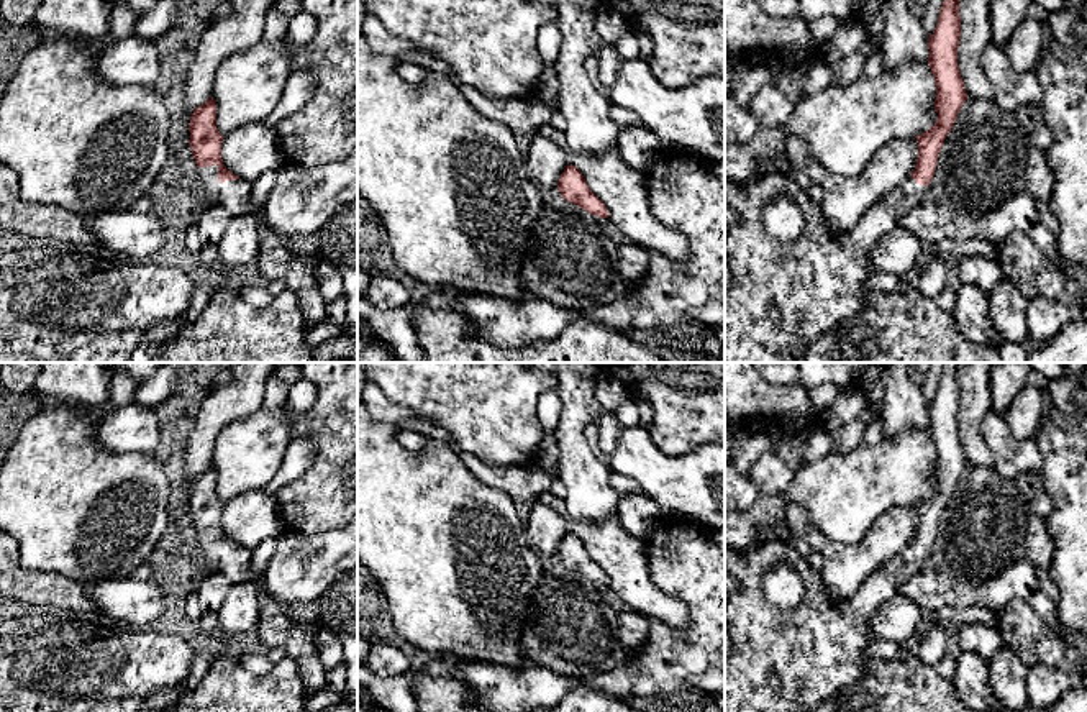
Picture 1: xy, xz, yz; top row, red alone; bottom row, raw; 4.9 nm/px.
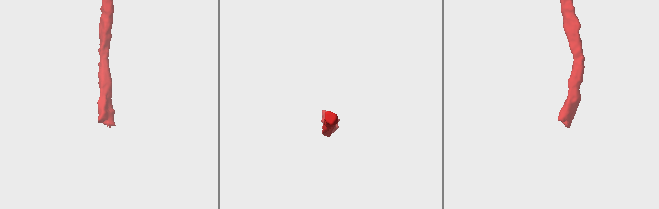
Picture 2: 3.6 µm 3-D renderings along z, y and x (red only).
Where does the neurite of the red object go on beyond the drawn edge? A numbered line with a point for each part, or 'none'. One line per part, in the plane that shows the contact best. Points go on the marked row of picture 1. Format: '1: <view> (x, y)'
1: xy (292, 260)

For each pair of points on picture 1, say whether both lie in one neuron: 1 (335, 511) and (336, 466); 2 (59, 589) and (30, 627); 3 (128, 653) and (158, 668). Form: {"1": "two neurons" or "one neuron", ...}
{"1": "one neuron", "2": "two neurons", "3": "one neuron"}

